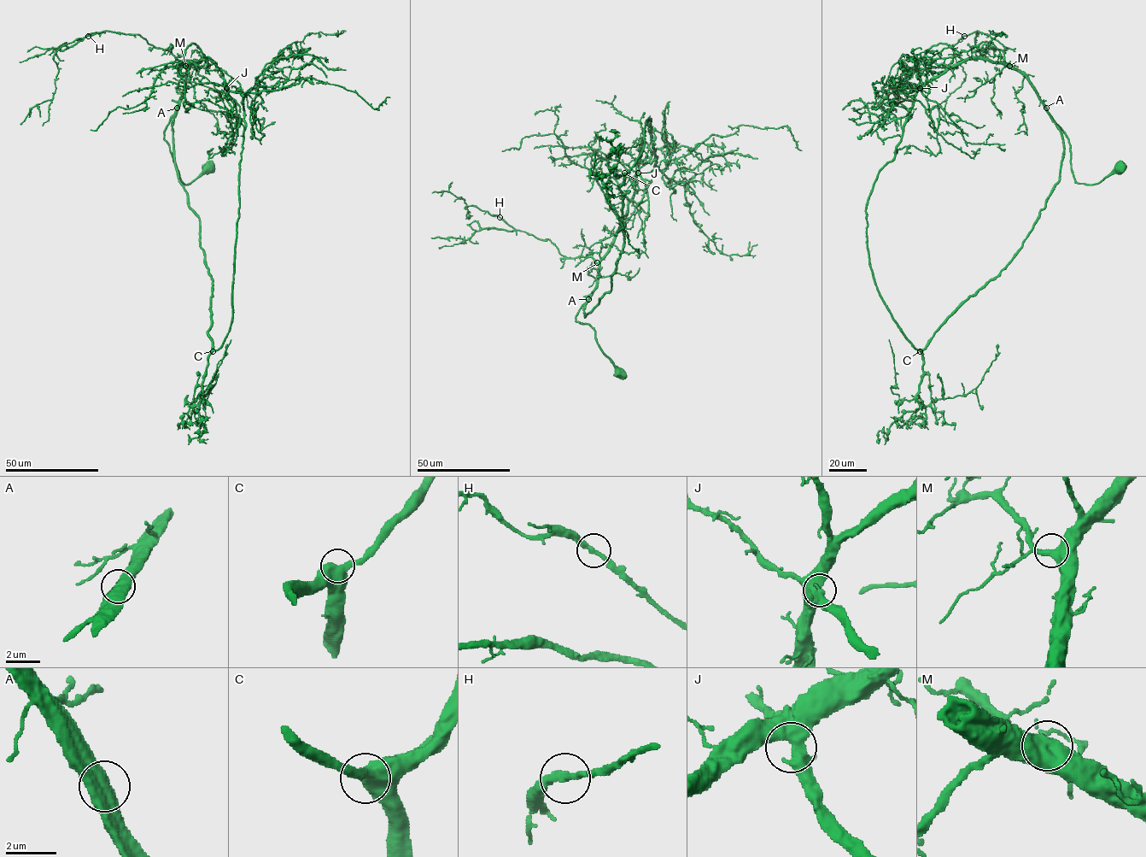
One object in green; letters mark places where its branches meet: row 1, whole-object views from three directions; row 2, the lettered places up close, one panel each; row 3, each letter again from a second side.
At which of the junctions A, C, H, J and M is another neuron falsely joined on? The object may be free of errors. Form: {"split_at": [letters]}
{"split_at": []}

